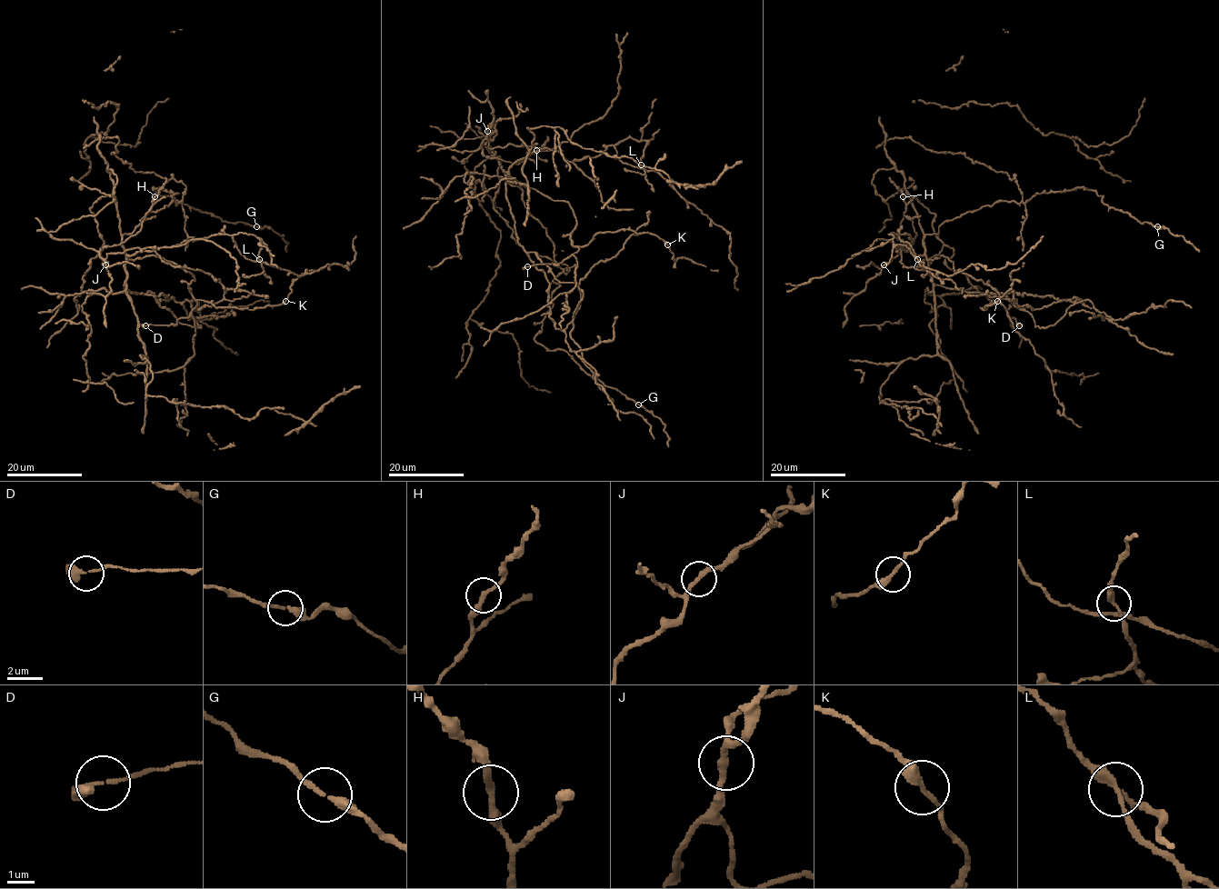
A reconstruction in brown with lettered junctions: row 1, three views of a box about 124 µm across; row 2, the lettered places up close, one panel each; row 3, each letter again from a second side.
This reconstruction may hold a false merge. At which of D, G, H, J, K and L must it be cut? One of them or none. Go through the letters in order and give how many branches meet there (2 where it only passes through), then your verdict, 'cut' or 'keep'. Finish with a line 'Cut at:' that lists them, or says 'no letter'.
D: 2 branches meet; keep
G: 2 branches meet; keep
H: 2 branches meet; keep
J: 2 branches meet; keep
K: 2 branches meet; keep
L: 2 branches meet; keep
Cut at: no letter

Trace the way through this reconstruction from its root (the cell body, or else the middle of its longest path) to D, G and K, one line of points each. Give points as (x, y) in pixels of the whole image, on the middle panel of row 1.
D: (554, 257), (546, 229), (504, 171), (564, 200), (576, 222), (575, 253), (527, 267)
G: (554, 257), (563, 271), (554, 278), (559, 285), (553, 307), (534, 339), (567, 352), (588, 374), (638, 404)
K: (554, 257), (546, 229), (504, 171), (569, 204), (576, 222), (574, 246), (623, 229), (654, 234), (666, 245)

